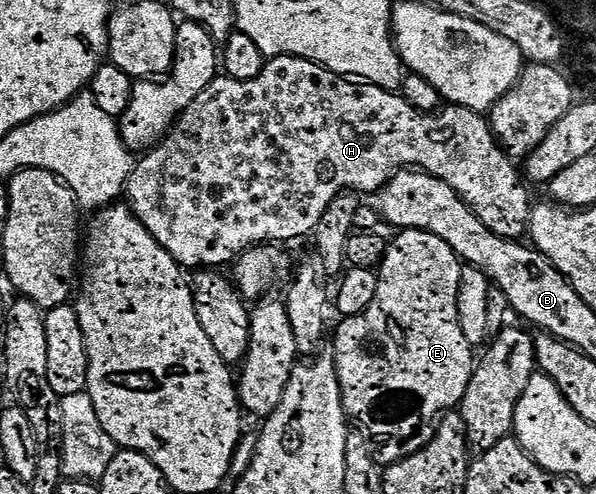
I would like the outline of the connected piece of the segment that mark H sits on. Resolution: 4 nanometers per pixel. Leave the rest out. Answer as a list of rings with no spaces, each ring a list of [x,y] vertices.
[[[274,56],[265,63],[262,74],[258,74],[258,78],[250,78],[250,82],[238,82],[229,76],[217,75],[216,79],[210,82],[210,86],[206,86],[206,90],[202,90],[202,94],[198,94],[198,98],[194,98],[194,102],[190,102],[187,110],[177,118],[172,131],[159,144],[143,153],[135,161],[126,185],[126,204],[136,215],[138,222],[142,222],[146,230],[150,230],[158,246],[165,248],[170,258],[179,262],[181,268],[220,270],[223,269],[223,264],[231,265],[241,254],[250,251],[251,248],[258,248],[261,244],[296,240],[299,236],[311,237],[315,233],[318,222],[322,219],[322,214],[341,192],[376,194],[387,184],[394,173],[401,170],[419,170],[446,182],[446,186],[450,186],[450,190],[454,190],[454,194],[458,194],[458,198],[466,202],[466,206],[479,218],[482,226],[494,230],[494,234],[498,234],[504,240],[523,241],[530,232],[534,200],[528,197],[527,186],[529,185],[521,169],[519,172],[512,164],[515,164],[513,157],[509,156],[496,141],[496,135],[492,133],[492,126],[487,115],[469,108],[455,106],[441,107],[439,112],[419,112],[396,92],[388,92],[385,88],[379,88],[367,82],[353,82],[347,76],[339,76],[337,72],[331,72],[329,68],[323,68],[320,64],[297,56]]]

